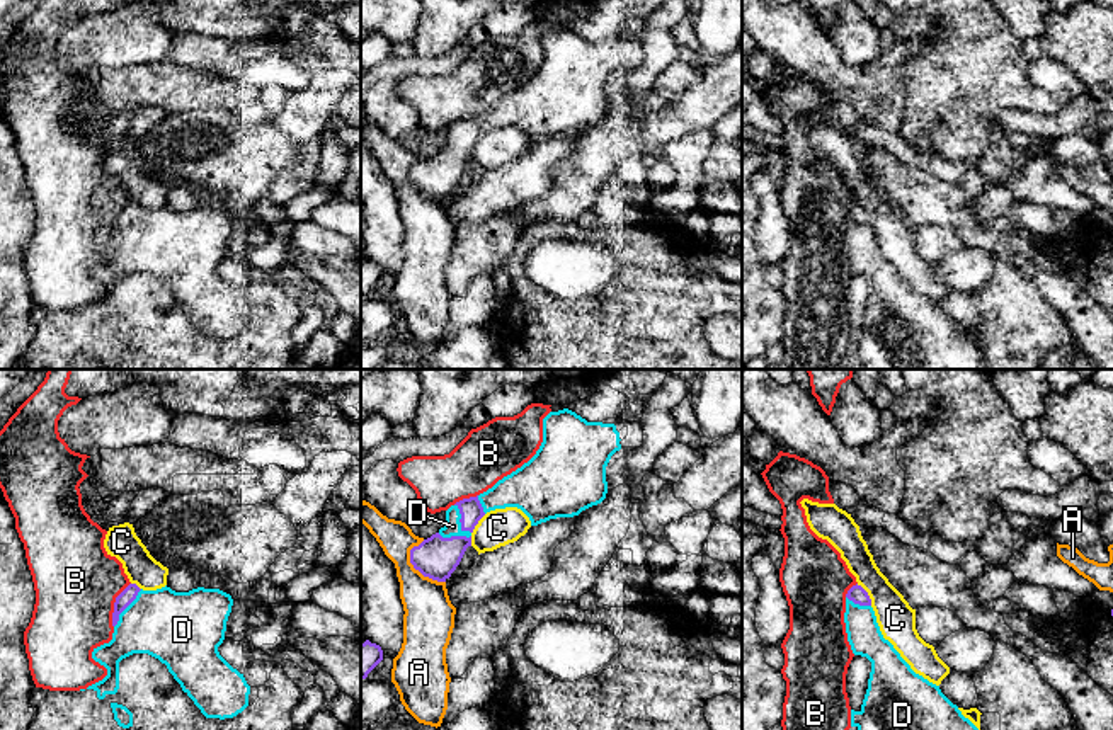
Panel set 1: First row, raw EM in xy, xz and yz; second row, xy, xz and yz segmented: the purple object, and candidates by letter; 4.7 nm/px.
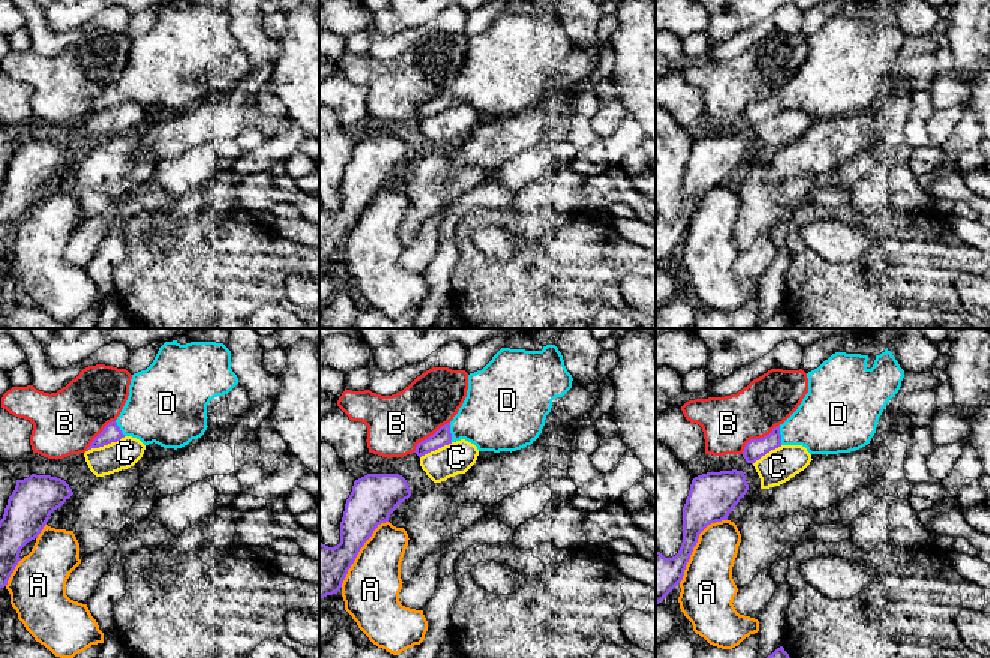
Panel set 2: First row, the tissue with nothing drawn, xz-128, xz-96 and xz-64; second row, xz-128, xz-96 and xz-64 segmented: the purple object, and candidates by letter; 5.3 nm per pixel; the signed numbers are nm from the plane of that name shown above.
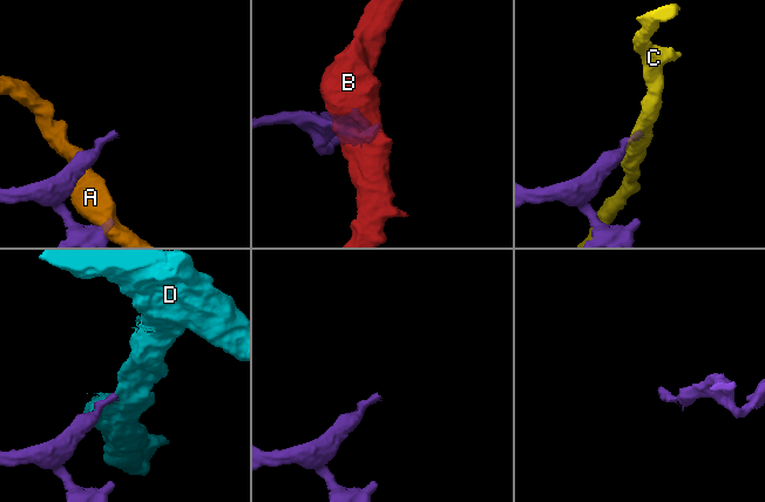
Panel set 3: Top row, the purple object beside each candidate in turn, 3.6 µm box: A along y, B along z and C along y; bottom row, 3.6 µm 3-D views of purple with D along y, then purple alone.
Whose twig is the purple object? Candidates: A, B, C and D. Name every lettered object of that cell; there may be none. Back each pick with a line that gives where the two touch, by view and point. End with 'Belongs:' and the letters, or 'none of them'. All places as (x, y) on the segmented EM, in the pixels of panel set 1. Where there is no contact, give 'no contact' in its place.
D: contact xz (460, 521)
Belongs: D

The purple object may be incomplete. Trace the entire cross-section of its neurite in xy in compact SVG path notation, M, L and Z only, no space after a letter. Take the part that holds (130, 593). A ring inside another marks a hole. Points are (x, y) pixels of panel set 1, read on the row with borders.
M129 584L114 602L112 640L92 652L107 676L88 686L99 699L119 689L119 662L148 653L167 665L206 718L233 718L248 706L250 686L218 652L233 599L220 589L143 590Z

